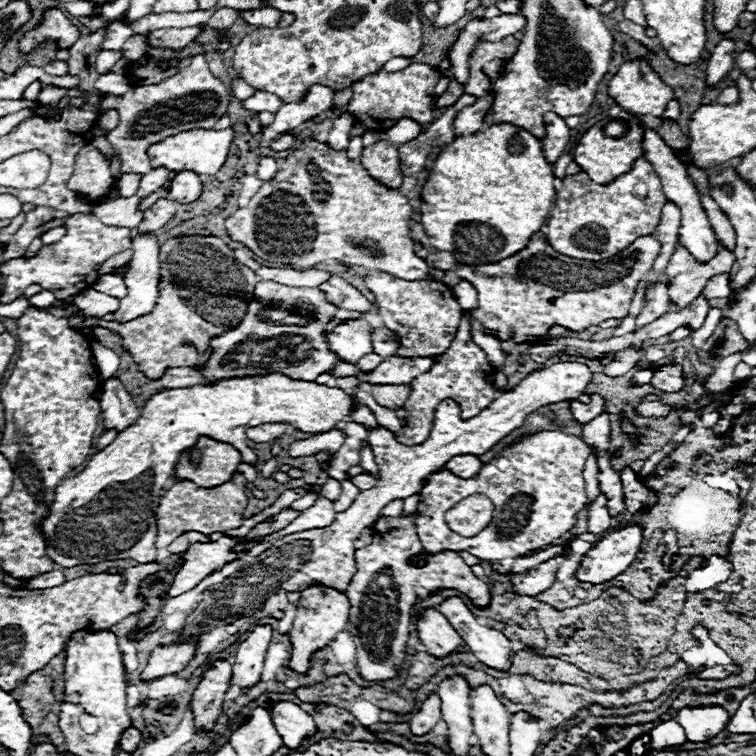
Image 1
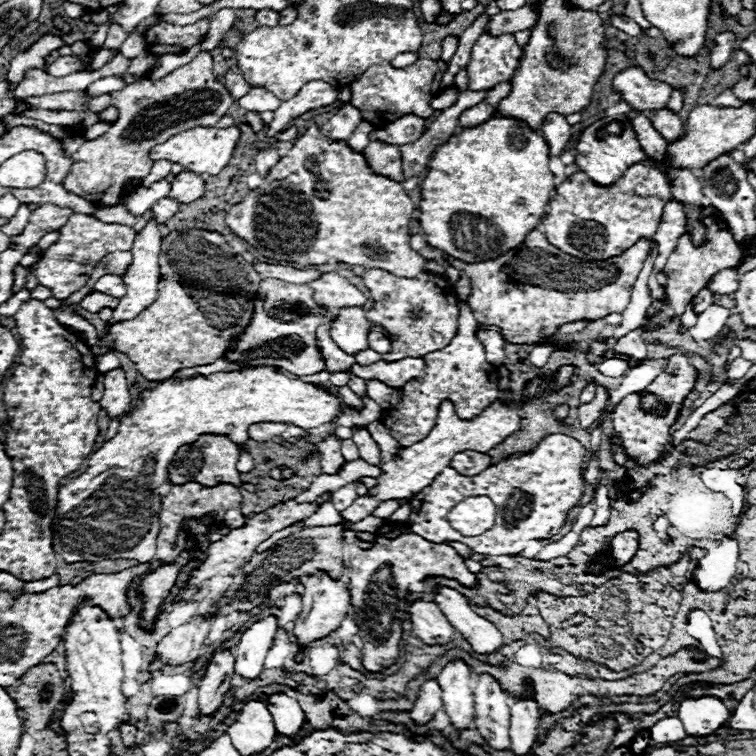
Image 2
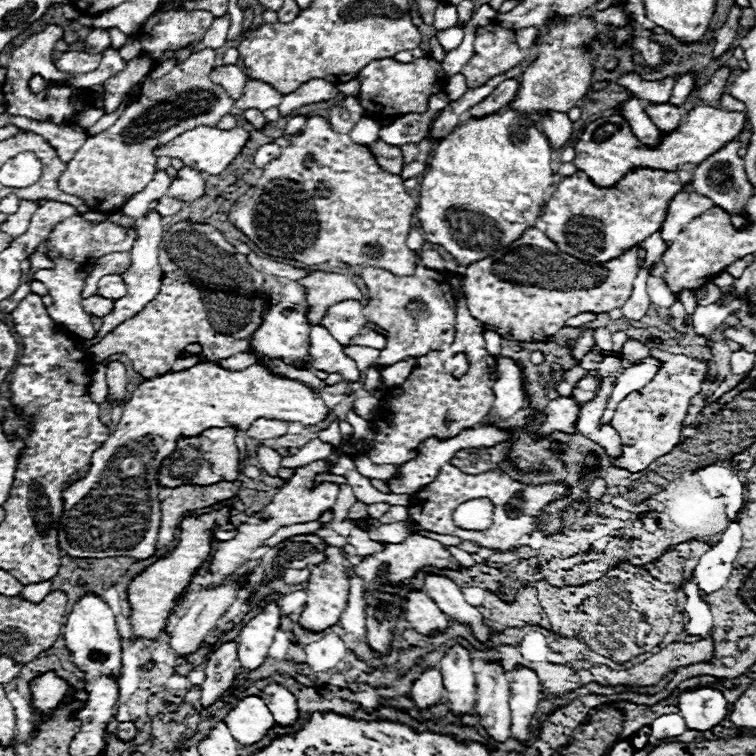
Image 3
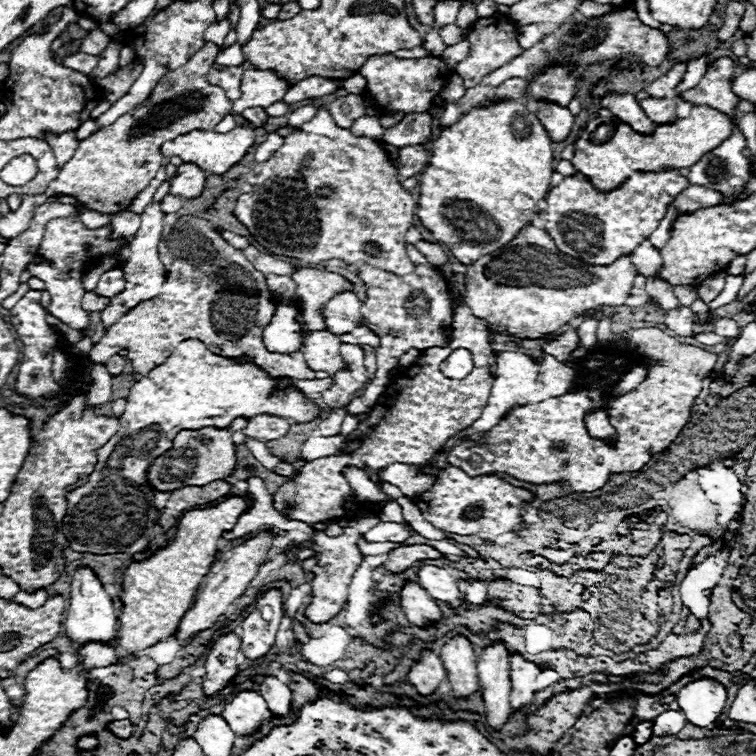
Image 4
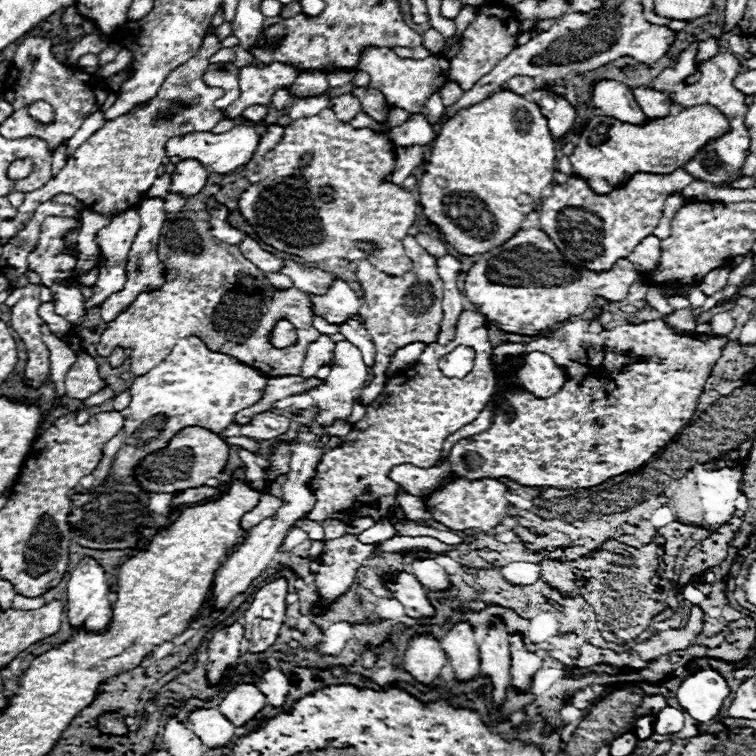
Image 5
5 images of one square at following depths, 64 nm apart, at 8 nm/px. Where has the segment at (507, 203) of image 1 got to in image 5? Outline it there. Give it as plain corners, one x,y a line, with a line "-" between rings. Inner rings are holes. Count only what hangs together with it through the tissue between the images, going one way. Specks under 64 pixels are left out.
500,90
442,122
442,128
432,142
432,154
428,158
430,166
424,168
418,180
420,204
430,222
438,226
442,238
460,254
484,254
512,238
526,214
536,209
537,201
544,196
544,190
550,186
556,172
554,162
554,136
548,130
548,120
538,104
528,102
524,96
510,90

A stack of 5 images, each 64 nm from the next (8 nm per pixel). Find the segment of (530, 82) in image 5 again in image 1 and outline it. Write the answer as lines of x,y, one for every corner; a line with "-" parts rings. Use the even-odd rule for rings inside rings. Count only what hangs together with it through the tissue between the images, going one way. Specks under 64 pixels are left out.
486,94
482,98
478,98
472,106
466,106
462,108
458,114
456,114
456,120
454,120
454,130
456,130
456,136
462,136
462,134
474,134
478,130
482,130
486,126
484,118
490,110
494,102
494,96
492,94

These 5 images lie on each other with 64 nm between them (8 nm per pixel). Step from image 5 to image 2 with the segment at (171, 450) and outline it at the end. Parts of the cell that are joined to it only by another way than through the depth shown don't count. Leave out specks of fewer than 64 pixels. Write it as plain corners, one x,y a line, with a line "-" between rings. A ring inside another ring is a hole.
204,434
192,444
184,444
178,448
172,464
168,466
168,482
170,484
184,484
184,482
198,482
202,486
216,486
220,482
228,482
239,488
244,488
250,492
258,492
256,486
249,484
249,487
242,487
243,482
240,472
236,470
238,462
238,446
228,438
228,436
216,436
216,434

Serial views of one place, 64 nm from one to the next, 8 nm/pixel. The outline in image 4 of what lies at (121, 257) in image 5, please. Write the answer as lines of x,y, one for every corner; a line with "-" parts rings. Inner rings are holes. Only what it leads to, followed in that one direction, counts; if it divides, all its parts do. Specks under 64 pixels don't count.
118,212
116,216
110,216
110,226
112,226
112,240
122,238
132,240
140,228
140,216
134,212
-
112,268
112,270
108,270
108,272
104,272
102,276
100,276
100,282
98,282
98,286
96,286
96,294
98,296
104,296
104,298
110,298
110,296
114,296
114,294
118,294
118,292
122,292
124,290
124,272
122,272
122,268

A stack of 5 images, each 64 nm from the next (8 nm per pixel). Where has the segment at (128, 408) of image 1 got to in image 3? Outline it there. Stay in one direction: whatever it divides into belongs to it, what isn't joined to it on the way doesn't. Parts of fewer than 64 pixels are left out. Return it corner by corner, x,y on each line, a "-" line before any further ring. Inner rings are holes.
116,360
108,364
108,372
106,372
106,380
108,380
108,388
110,388
110,396
108,402
112,404
122,404
124,402
124,394
126,394
126,366

